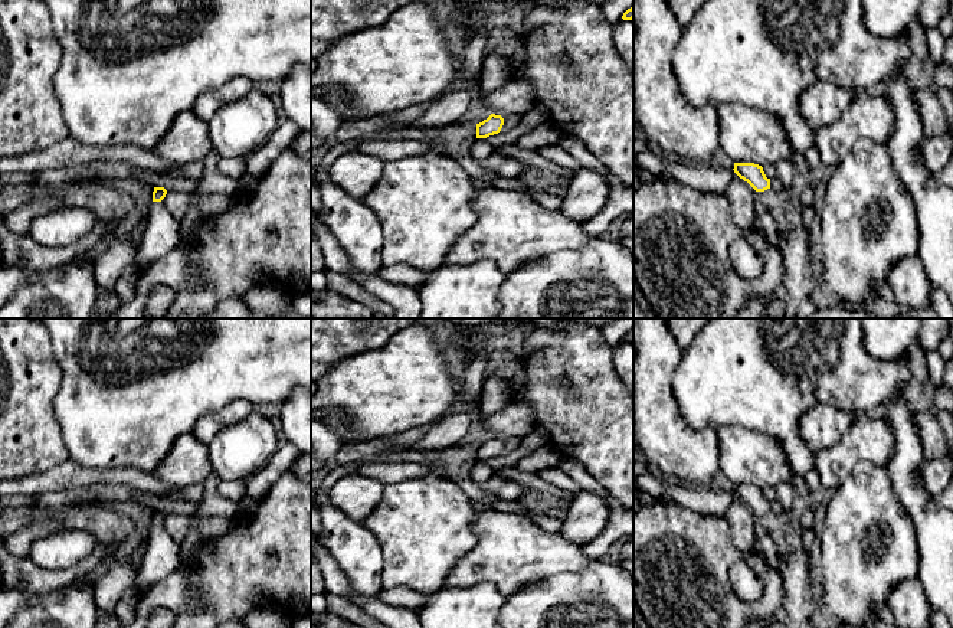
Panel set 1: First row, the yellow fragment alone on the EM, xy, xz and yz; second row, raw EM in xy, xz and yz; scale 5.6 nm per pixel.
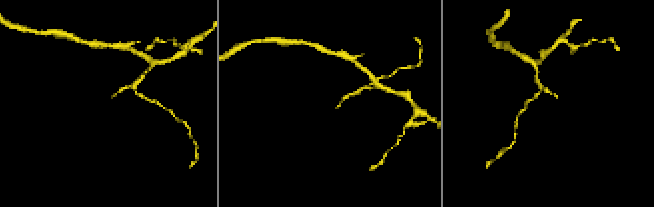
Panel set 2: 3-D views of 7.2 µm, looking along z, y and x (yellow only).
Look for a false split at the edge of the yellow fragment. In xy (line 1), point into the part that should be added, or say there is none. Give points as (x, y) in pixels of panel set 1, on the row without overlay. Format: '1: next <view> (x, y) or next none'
1: next xy (161, 558)

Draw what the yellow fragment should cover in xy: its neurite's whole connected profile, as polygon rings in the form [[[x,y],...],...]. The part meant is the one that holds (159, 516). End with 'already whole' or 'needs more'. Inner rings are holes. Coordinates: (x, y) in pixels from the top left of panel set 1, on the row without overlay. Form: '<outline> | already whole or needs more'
[[[154,510],[153,526],[147,537],[147,550],[135,583],[138,592],[167,578],[180,565],[181,544],[168,536],[164,524],[166,517],[164,510]]] | needs more

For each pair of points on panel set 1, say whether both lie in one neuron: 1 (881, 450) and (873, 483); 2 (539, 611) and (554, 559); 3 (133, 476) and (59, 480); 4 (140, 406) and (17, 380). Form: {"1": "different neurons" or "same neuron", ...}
{"1": "different neurons", "2": "different neurons", "3": "same neuron", "4": "different neurons"}

